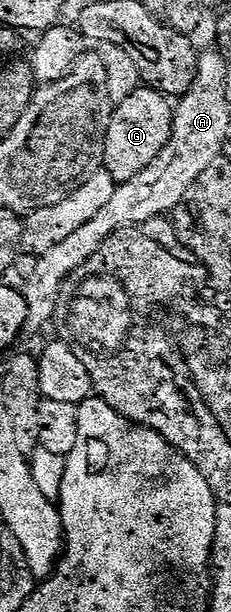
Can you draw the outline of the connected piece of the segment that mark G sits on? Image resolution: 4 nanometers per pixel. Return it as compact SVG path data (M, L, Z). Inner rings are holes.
M141 89L127 95L122 102L120 99L119 105L114 109L113 119L105 137L103 166L117 184L139 176L143 168L150 166L159 156L159 152L163 152L173 131L175 110L170 99L157 90Z

